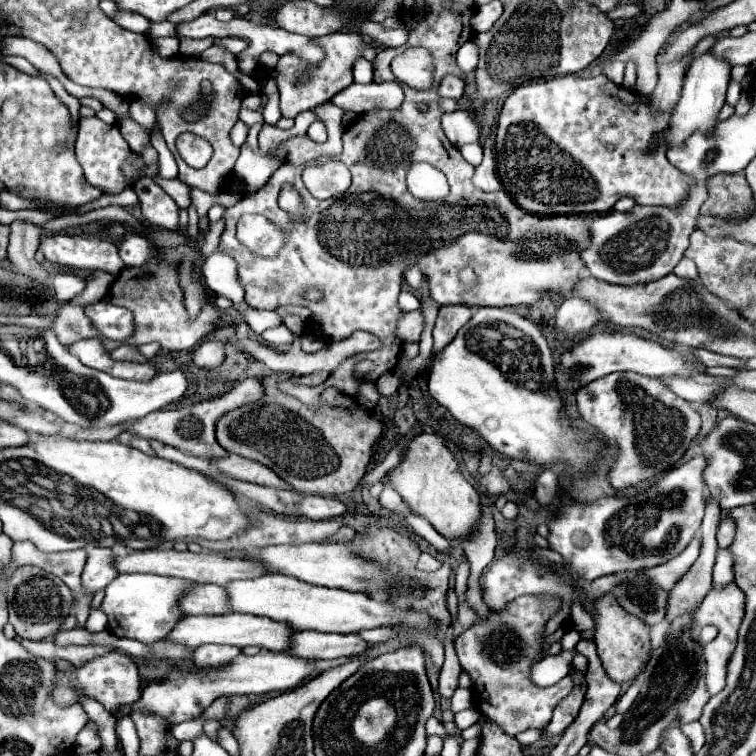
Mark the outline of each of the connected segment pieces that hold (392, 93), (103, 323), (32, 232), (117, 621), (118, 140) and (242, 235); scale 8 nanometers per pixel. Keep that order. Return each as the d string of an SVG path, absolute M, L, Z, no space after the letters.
M351 83L347 89L333 97L333 103L341 109L353 109L353 113L363 113L367 109L397 109L404 99L399 83Z
M105 301L85 305L85 315L91 319L93 327L111 341L125 341L133 335L133 313L125 307L115 307Z
M13 221L11 223L11 241L9 241L9 261L15 267L15 271L27 273L29 277L35 277L37 281L51 283L49 273L39 265L33 255L39 247L41 229L31 221Z
M125 573L117 575L105 589L101 611L109 617L109 631L117 637L137 639L141 643L155 643L165 639L165 635L181 619L181 609L177 605L179 597L191 589L193 581L181 581L177 577L161 577L147 573Z
M81 117L79 119L79 131L77 131L77 147L75 147L75 155L79 165L83 167L83 175L85 179L95 185L101 187L109 193L119 193L123 191L129 183L123 179L121 175L121 163L129 157L134 160L139 169L145 169L146 165L141 154L131 153L127 141L121 137L119 127L117 125L107 125L97 117Z
M243 215L237 223L237 239L251 253L275 257L283 249L289 231L267 221L261 215Z

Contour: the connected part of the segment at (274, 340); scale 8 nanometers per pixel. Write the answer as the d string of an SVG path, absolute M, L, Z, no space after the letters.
M281 323L281 325L277 325L277 327L271 327L271 329L263 331L261 337L263 337L269 345L289 345L297 335L291 333L291 331Z

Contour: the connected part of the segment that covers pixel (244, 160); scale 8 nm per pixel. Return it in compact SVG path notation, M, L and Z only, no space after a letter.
M245 143L241 147L241 155L235 163L235 173L249 183L251 187L259 189L267 183L267 179L280 167L278 161L272 157L257 157L251 147Z

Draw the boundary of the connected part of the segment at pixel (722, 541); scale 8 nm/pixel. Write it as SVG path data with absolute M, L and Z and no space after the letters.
M733 519L721 521L719 527L717 527L717 543L719 543L719 547L723 547L723 549L731 547L733 539L735 539L735 523L733 523Z

